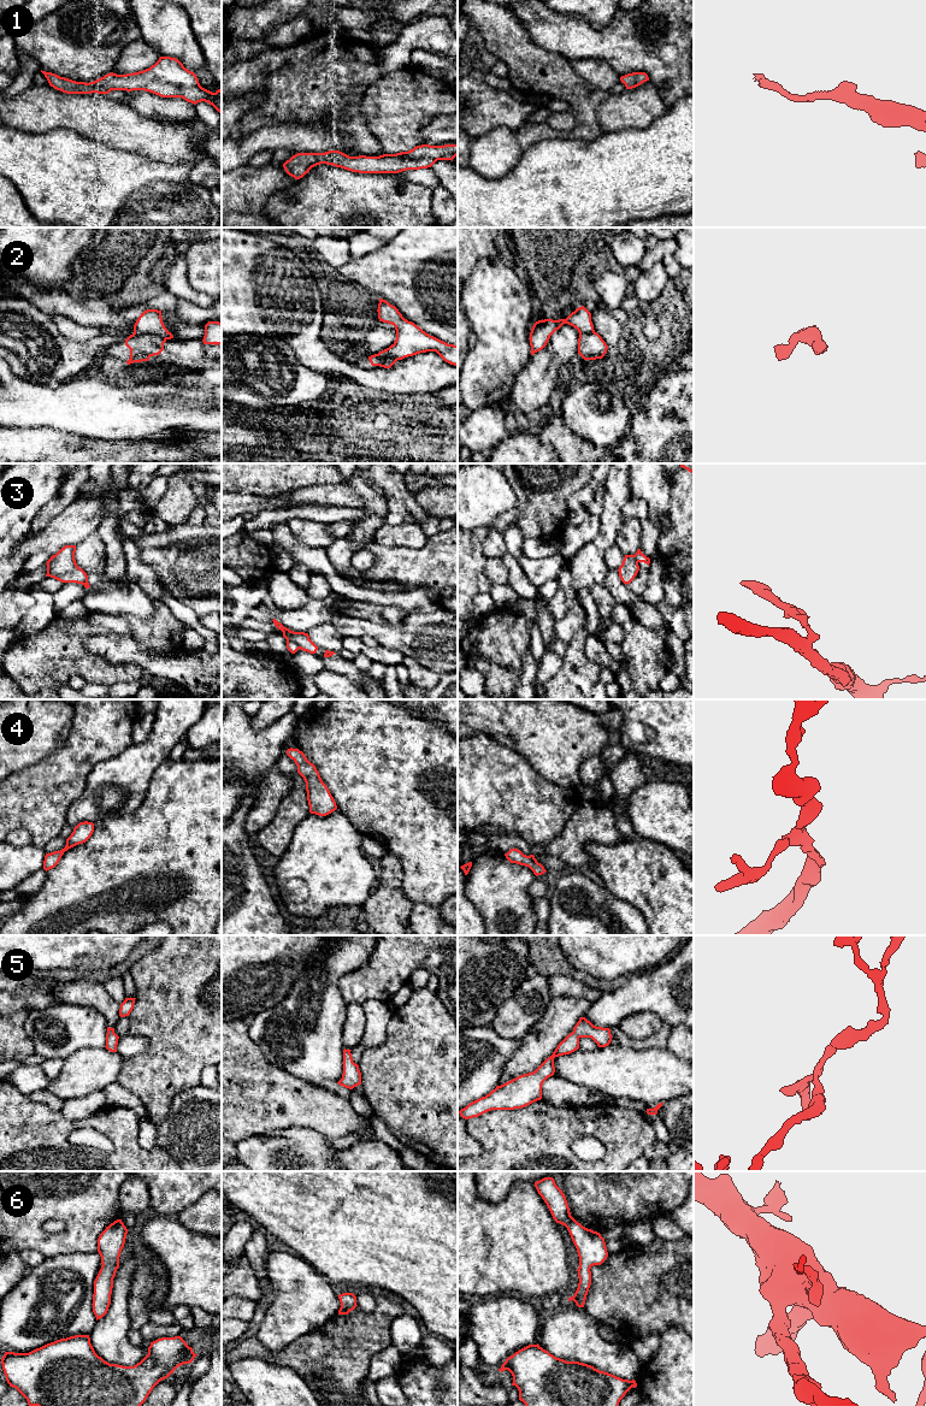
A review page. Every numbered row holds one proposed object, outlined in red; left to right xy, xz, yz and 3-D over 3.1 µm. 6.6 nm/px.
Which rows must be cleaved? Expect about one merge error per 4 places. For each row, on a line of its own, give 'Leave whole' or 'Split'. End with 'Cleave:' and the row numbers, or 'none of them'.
1: Leave whole
2: Split
3: Split
4: Leave whole
5: Leave whole
6: Leave whole
Cleave: 2, 3

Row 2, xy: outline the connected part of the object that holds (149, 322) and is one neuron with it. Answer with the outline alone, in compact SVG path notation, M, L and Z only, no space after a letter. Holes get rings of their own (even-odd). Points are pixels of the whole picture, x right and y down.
M147 309L136 320L134 325L134 335L158 335L167 339L173 338L163 323L161 311Z

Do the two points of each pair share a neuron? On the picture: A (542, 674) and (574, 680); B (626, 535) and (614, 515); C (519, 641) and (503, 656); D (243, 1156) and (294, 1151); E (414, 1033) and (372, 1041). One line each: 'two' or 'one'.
A: two
B: two
C: one
D: one
E: two

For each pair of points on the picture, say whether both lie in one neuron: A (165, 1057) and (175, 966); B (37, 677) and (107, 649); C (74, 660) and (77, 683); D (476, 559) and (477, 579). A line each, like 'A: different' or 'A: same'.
A: same
B: different
C: different
D: same

